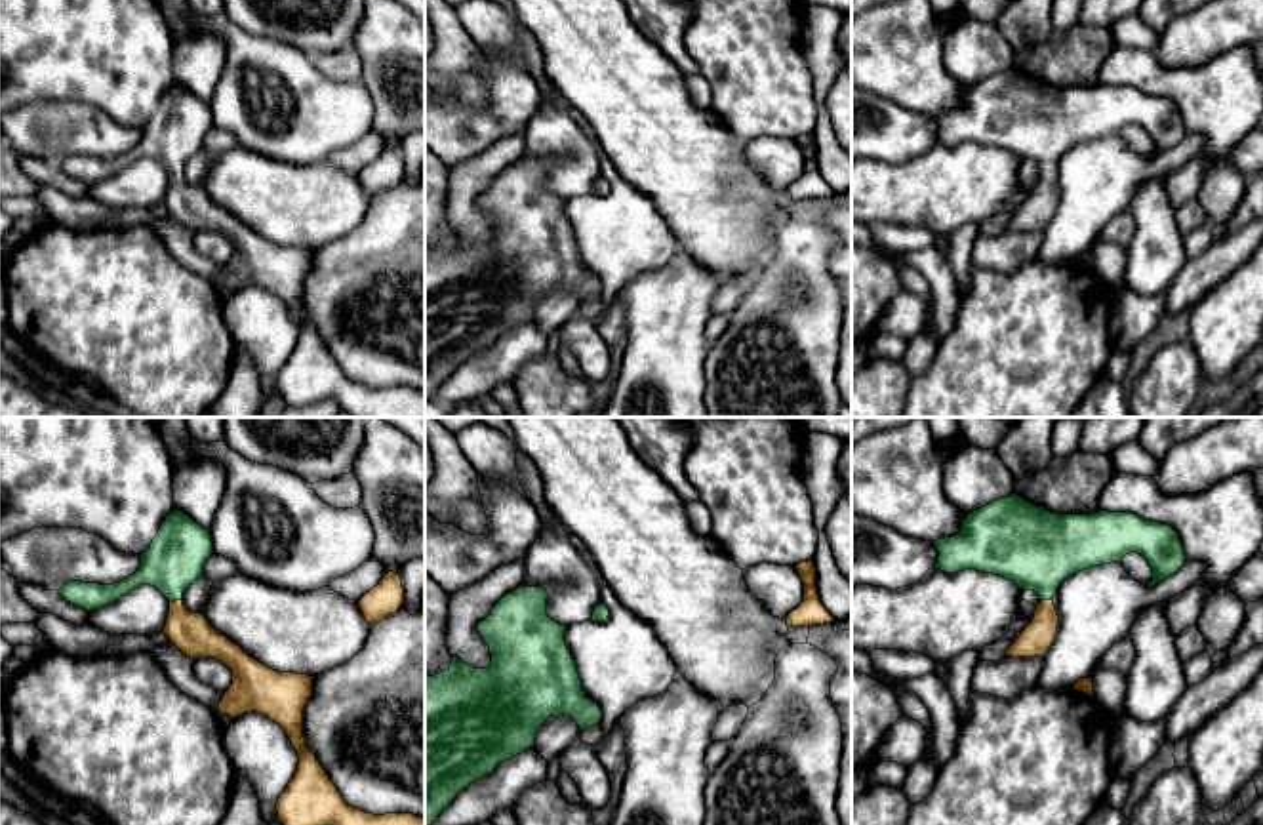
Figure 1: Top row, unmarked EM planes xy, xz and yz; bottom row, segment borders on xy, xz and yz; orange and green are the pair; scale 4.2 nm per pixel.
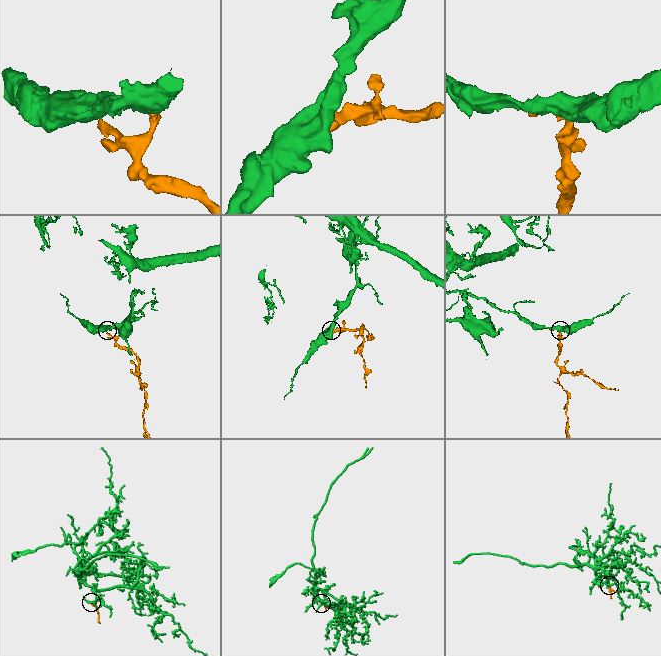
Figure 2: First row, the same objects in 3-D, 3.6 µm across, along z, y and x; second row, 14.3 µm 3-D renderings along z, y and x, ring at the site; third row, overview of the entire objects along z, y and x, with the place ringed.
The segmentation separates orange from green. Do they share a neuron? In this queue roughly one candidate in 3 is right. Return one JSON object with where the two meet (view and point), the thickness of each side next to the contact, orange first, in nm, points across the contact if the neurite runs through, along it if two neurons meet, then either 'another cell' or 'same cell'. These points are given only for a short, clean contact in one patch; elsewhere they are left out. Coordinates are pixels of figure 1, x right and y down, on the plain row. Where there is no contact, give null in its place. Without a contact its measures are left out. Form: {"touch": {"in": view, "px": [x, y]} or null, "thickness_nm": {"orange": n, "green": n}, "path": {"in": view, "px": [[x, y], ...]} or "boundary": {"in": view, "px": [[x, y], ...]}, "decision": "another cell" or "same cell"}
{"touch": {"in": "xy", "px": [176, 174]}, "thickness_nm": {"orange": 170, "green": 240}, "path": {"in": "xy", "px": [[191, 206], [180, 195], [176, 174], [176, 132]]}, "decision": "same cell"}

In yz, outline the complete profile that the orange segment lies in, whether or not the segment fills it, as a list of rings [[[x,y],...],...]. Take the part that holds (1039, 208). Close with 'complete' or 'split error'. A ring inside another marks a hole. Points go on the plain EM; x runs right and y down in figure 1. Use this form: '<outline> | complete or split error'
[[[1015,67],[970,86],[956,109],[933,116],[939,126],[933,143],[956,147],[972,141],[1040,170],[1032,194],[1006,225],[1012,231],[1048,227],[1059,198],[1052,171],[1069,149],[1137,126],[1153,143],[1151,162],[1187,133],[1168,97],[1132,86],[1057,88]]] | split error

